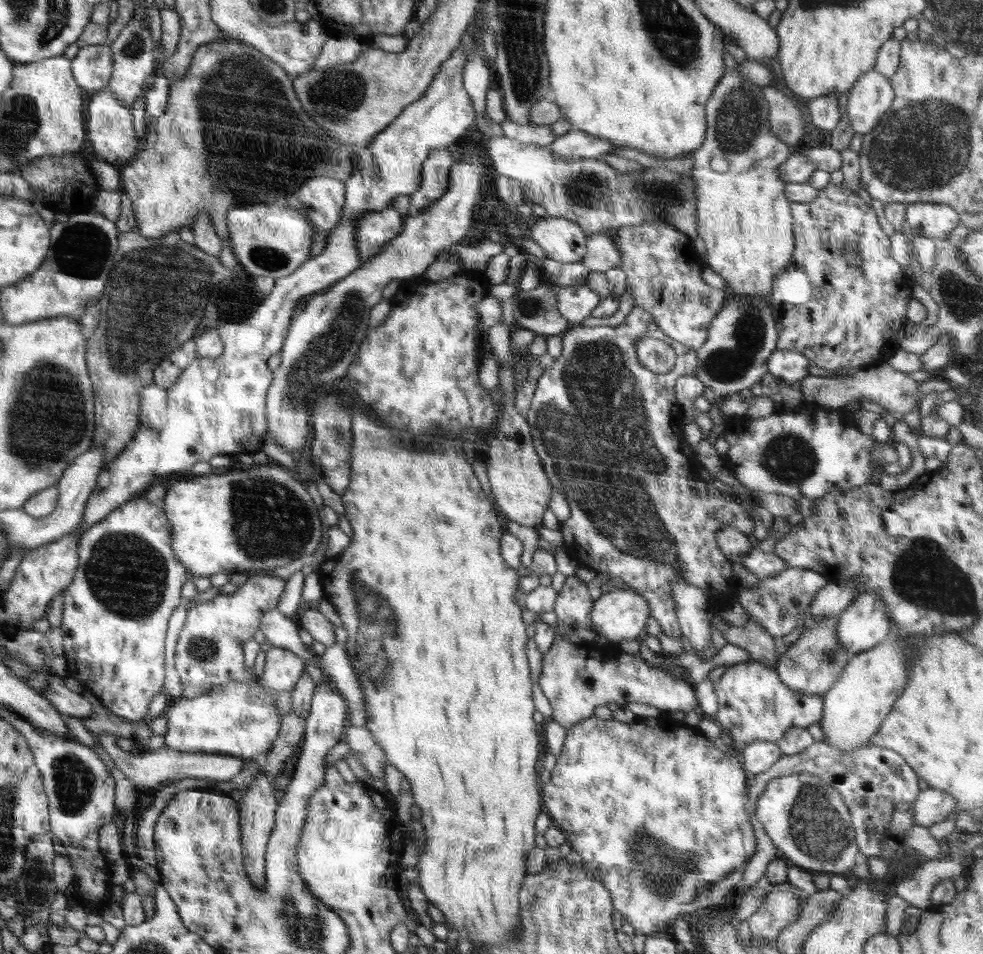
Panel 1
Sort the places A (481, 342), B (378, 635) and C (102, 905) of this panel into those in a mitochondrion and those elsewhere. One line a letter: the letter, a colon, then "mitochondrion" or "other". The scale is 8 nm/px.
A: other
B: mitochondrion
C: other

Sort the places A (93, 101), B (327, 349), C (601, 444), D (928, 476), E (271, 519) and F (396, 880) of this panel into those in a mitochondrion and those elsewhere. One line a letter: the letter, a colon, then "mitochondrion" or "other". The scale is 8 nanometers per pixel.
A: other
B: mitochondrion
C: mitochondrion
D: other
E: mitochondrion
F: other

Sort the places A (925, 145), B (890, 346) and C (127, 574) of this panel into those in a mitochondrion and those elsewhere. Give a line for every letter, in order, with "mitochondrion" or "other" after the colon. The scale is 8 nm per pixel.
A: mitochondrion
B: other
C: mitochondrion

